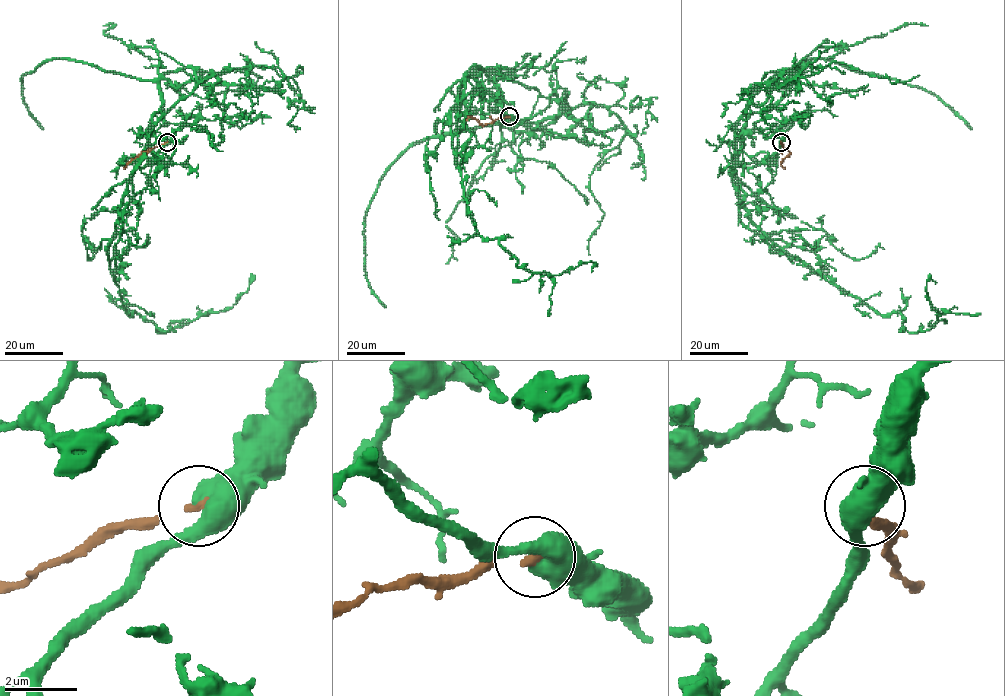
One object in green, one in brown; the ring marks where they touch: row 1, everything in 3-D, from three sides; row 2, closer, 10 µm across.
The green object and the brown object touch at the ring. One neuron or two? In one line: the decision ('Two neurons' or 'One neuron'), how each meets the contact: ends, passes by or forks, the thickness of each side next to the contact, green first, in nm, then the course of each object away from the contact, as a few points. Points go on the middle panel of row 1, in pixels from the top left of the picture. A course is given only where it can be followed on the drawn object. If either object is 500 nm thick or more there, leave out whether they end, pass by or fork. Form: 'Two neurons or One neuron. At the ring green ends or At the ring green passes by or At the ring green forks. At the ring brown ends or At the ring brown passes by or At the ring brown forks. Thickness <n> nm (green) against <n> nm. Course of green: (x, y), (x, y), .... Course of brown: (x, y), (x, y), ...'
Two neurons. Thickness 600 nm (green) against 180 nm. Course of green: (509, 116), (470, 70), (450, 132), (476, 231), (518, 267), (559, 275), (590, 261), (592, 272). Course of brown: (509, 116), (483, 125), (471, 116), (465, 121)

